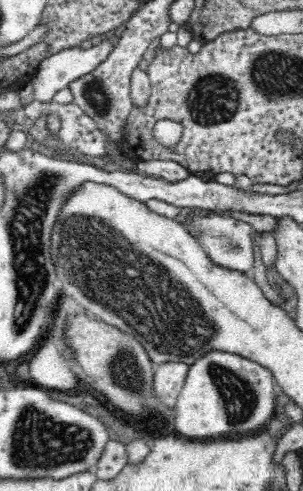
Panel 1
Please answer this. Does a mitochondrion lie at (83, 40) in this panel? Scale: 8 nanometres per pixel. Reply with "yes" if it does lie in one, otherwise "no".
no

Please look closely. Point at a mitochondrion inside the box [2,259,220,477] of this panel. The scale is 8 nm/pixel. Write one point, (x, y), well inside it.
(38, 442)

